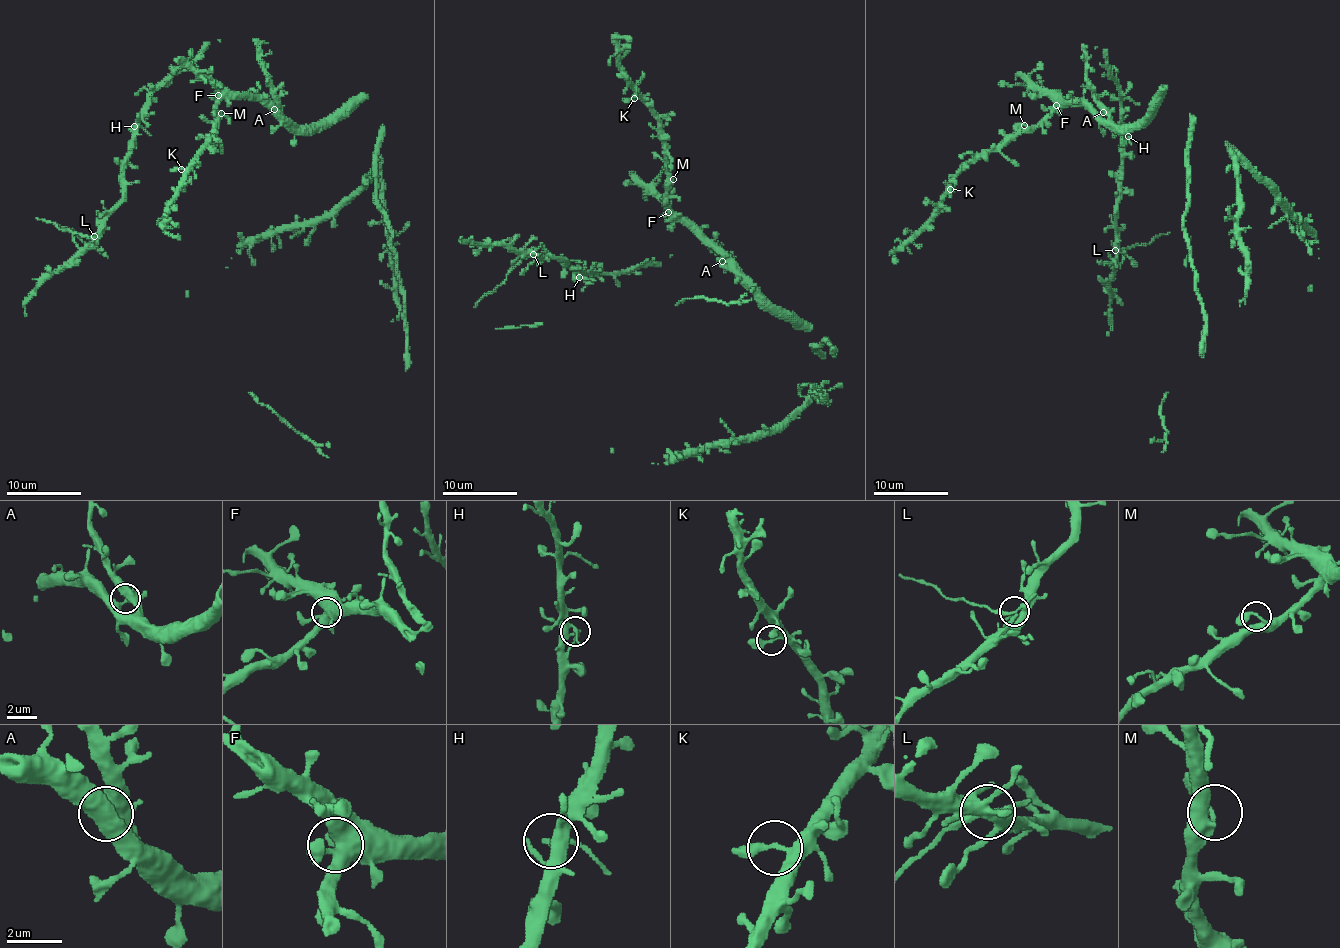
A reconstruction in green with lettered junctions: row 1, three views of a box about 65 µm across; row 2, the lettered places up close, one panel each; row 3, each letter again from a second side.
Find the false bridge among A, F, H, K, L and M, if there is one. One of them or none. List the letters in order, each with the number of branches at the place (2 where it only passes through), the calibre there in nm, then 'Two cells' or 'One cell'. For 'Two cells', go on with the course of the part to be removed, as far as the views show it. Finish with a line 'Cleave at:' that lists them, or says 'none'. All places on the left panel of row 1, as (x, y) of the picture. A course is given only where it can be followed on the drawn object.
A: Branches: 5. Thickness 400 nm. One cell
F: Branches: 5. Thickness 550 nm. One cell
H: Branches: 3. Thickness 200 nm. One cell
K: Branches: 3. Thickness 240 nm. One cell
L: Branches: 5. Thickness 240 nm. Two cells. Course of the part to remove: (94, 236), (83, 237), (36, 218)
M: Branches: 2. Thickness 220 nm. One cell
Cleave at: L

